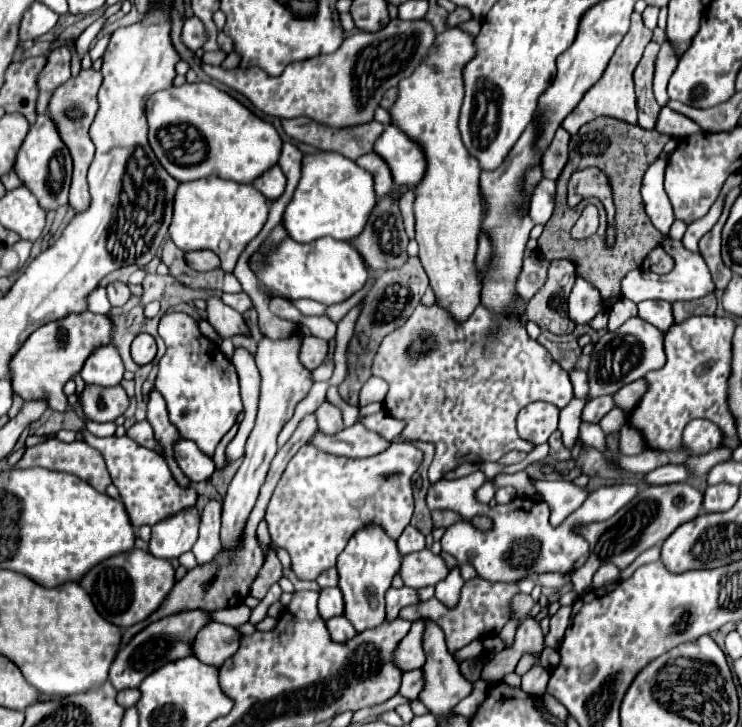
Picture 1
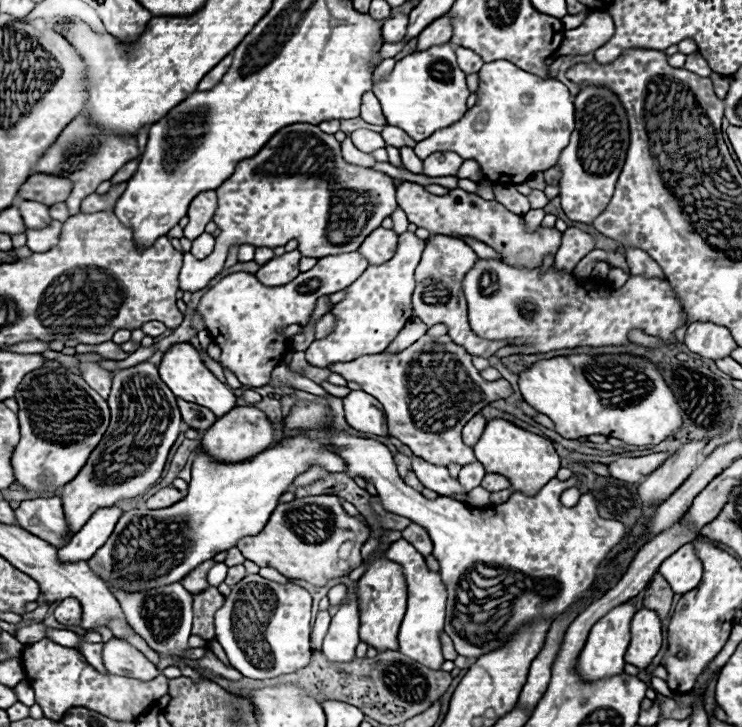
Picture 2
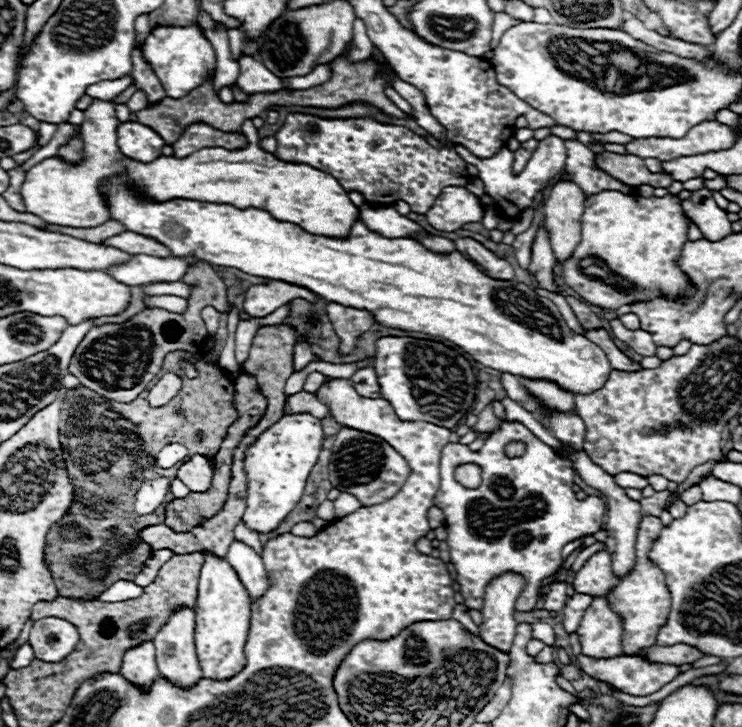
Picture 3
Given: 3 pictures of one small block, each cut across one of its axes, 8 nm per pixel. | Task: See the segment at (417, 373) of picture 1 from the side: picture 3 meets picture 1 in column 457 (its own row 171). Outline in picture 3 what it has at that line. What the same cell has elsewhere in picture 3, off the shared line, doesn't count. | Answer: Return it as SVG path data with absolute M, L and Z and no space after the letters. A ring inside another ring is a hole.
M292 112L288 114L284 126L276 134L278 148L274 156L284 162L292 164L308 164L316 170L322 170L330 176L334 176L340 186L346 192L360 192L368 204L392 204L396 200L404 200L410 204L412 212L416 214L426 214L436 196L440 196L442 188L446 186L466 186L470 182L470 174L466 170L466 162L458 156L454 148L442 148L436 150L432 148L422 136L414 134L412 130L404 126L394 126L394 124L382 124L374 118L346 118L346 120L328 120L312 114L300 114Z

